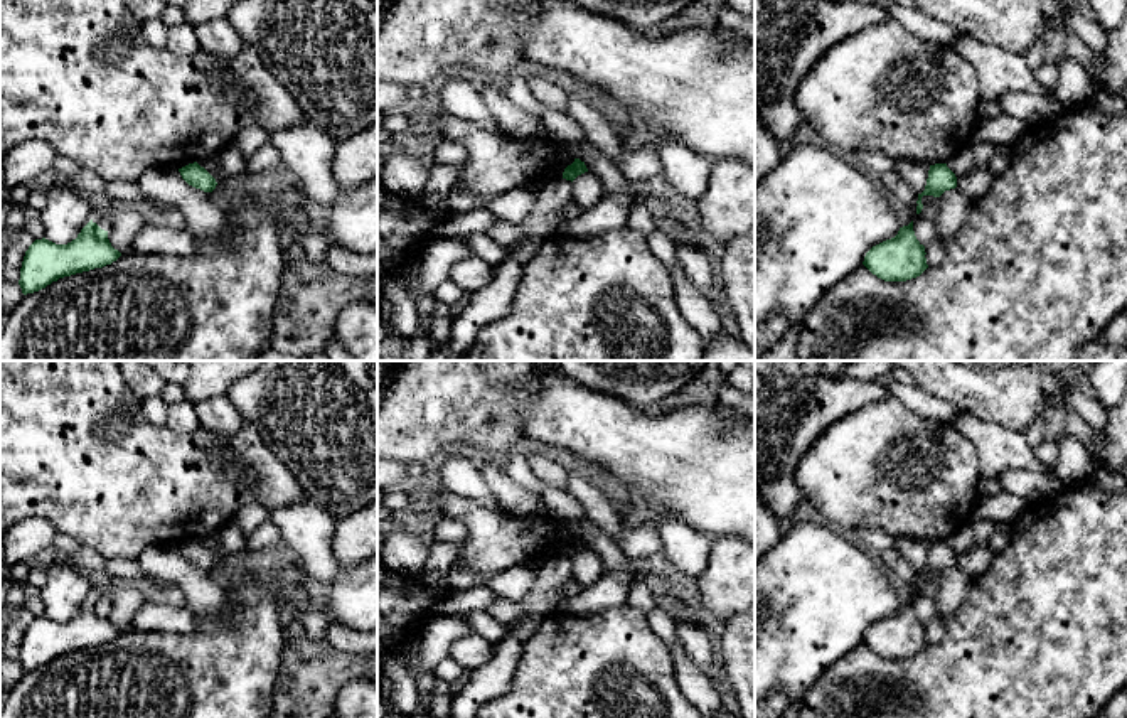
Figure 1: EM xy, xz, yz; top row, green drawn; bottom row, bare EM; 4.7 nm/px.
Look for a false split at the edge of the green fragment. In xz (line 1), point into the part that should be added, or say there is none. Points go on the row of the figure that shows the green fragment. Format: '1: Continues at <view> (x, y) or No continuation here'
1: No continuation here

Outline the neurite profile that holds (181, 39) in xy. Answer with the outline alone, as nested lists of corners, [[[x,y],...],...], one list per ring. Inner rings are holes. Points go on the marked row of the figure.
[[[187,22],[167,29],[165,47],[177,56],[187,56],[200,49],[194,27]]]

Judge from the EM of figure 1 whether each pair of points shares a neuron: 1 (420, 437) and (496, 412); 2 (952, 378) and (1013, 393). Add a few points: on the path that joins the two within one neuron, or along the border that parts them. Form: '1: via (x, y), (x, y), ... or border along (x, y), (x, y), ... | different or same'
1: via (438, 418), (445, 412), (477, 412) | same
2: via (967, 378), (998, 380) | same

